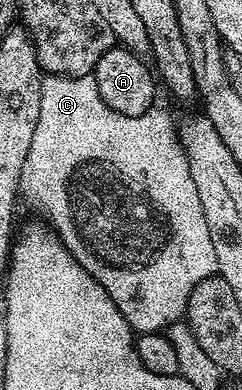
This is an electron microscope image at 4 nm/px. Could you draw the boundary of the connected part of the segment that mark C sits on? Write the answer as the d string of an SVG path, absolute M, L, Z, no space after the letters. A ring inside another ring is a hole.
M94 75L90 76L43 76L43 85L41 86L41 114L37 118L37 130L33 130L33 142L29 146L29 154L25 158L25 166L23 173L19 179L19 191L27 200L40 212L42 219L53 229L60 242L67 247L73 254L73 258L77 258L77 262L82 268L93 278L97 278L97 282L101 282L101 286L105 290L105 294L109 294L109 298L113 298L113 302L117 306L117 310L121 310L121 314L125 318L125 322L136 333L144 332L163 332L171 324L177 323L184 319L187 303L189 302L189 294L193 294L193 286L197 286L197 282L201 282L205 278L216 275L217 272L217 254L213 254L213 238L209 238L209 226L205 223L205 210L201 210L201 197L197 195L197 186L193 186L193 174L189 174L189 162L187 155L183 149L183 144L179 141L179 133L177 131L176 121L171 121L171 116L167 112L162 112L159 106L152 107L151 111L141 114L140 116L126 116L125 114L117 114L109 106L105 106L105 102L101 98L101 94L97 90L97 82Z

